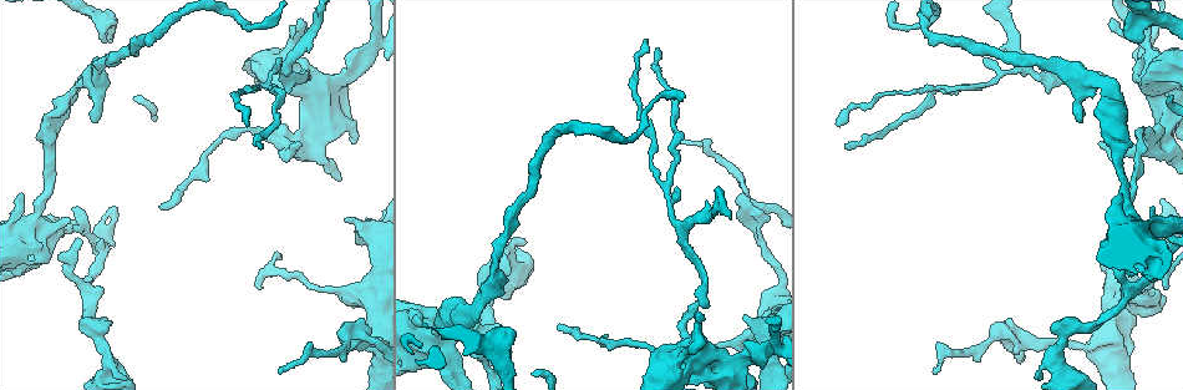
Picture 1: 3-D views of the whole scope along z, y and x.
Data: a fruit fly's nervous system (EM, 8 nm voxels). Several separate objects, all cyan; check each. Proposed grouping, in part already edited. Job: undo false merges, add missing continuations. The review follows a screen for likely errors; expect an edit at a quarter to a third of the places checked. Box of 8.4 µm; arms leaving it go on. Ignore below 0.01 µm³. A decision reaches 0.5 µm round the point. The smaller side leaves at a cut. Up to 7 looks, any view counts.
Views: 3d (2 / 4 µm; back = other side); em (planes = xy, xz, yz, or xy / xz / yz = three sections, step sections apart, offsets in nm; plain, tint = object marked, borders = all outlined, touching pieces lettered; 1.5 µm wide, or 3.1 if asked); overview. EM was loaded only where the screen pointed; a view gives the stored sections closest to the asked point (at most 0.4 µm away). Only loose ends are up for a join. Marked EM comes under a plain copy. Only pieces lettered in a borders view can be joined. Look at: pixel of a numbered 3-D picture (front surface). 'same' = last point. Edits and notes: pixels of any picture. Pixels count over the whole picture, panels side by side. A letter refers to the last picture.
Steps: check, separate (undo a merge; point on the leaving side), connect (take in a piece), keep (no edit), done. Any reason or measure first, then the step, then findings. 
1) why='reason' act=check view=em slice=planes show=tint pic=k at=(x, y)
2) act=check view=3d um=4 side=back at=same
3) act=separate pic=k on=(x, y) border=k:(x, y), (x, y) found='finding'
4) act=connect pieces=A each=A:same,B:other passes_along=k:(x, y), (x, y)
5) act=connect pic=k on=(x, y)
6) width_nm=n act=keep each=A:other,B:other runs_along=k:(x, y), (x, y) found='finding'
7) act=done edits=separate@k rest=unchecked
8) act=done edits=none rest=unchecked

why='branch point' act=check view=em slice=xy step=8 show=tint pic=1 at=(310, 147)

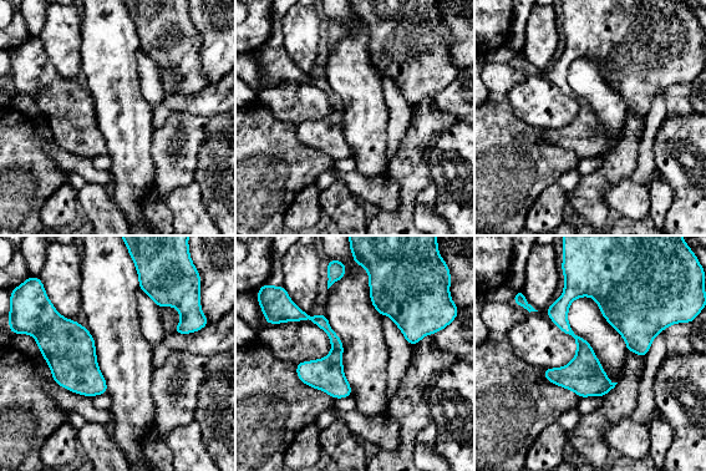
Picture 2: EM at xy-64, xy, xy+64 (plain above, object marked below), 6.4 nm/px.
act=check view=em slice=planes show=borders at=same

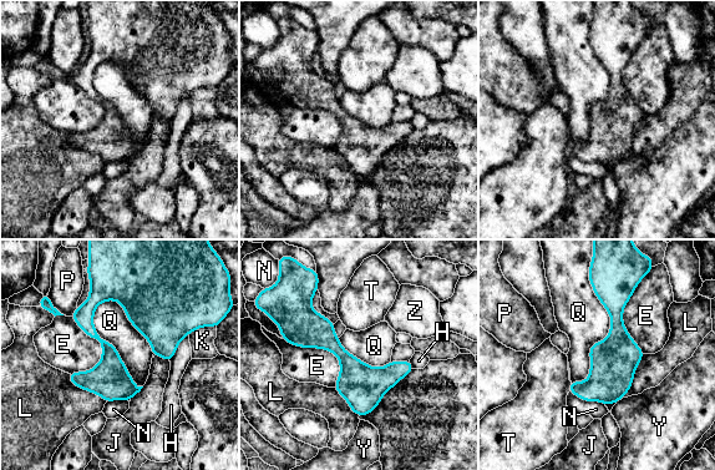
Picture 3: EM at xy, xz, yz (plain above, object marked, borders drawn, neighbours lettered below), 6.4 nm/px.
act=keep each=E:other,H:other,J:other,K:other,L:other,N:other,P:other,Q:other,T:other,Y:other,Z:other border=3:(71, 317), (101, 345), (87, 372) found='all the same cell'

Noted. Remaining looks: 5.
why='thick turns thin' act=check view=3d um=2 pic=1 at=(684, 224)

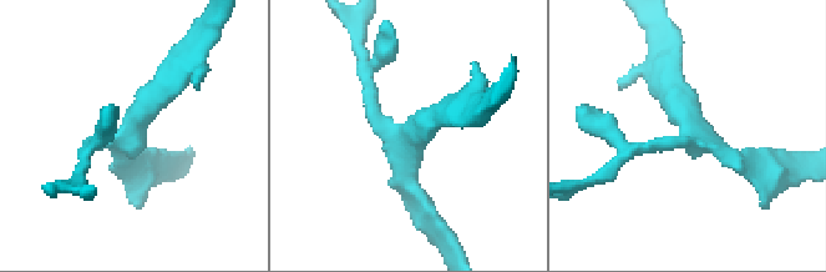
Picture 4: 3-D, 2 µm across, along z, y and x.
act=check view=em slice=planes show=borders pic=4 at=(411, 135)

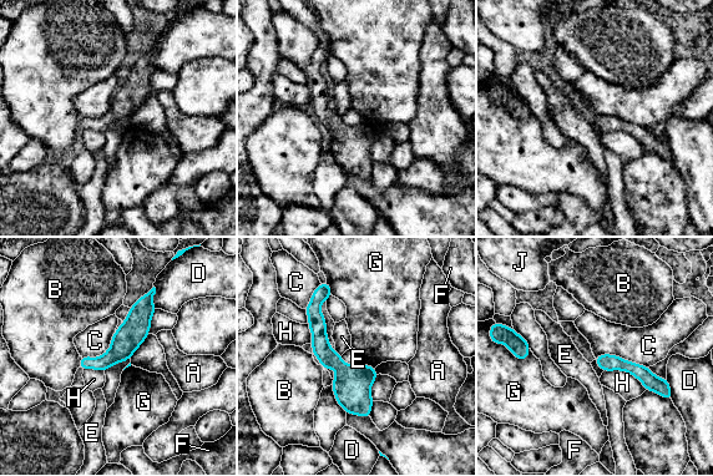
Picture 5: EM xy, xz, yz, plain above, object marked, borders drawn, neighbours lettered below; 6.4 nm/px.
width_nm=110 act=keep each=A:other,B:other,C:other,D:other,E:other,F:other,G:other,H:other,J:other border=5:(595, 356), (613, 354), (647, 368) found='all the same cell'

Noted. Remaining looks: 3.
why='tapers out' act=check view=em slice=planes show=borders pic=1 at=(837, 122)

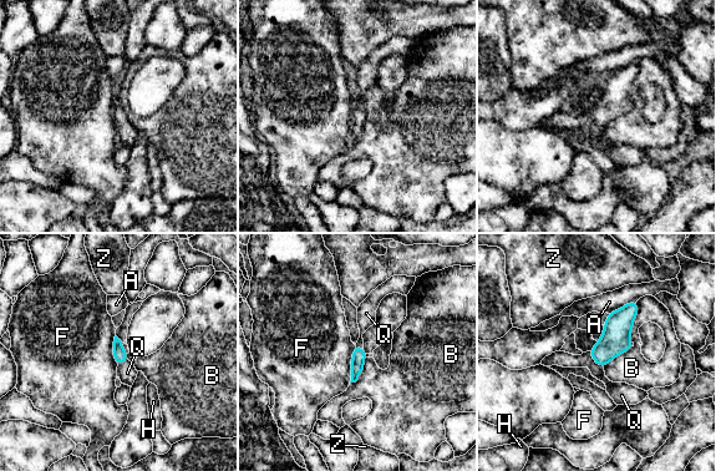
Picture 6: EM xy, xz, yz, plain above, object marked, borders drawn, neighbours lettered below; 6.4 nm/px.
act=connect pieces=Q each=A:other,B:other,F:other,H:other,Q:same,Z:other passes_along=6:(615, 340), (594, 360), (617, 391) found='it goes on there'

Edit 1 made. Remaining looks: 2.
act=done edits=connect@6 rest=unchecked

